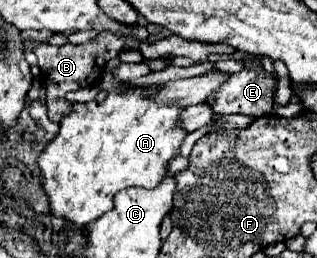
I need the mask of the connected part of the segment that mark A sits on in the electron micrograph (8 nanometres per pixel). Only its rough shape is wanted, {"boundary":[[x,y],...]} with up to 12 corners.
{"boundary":[[157,88],[73,104],[37,158],[51,214],[79,228],[179,154]]}

